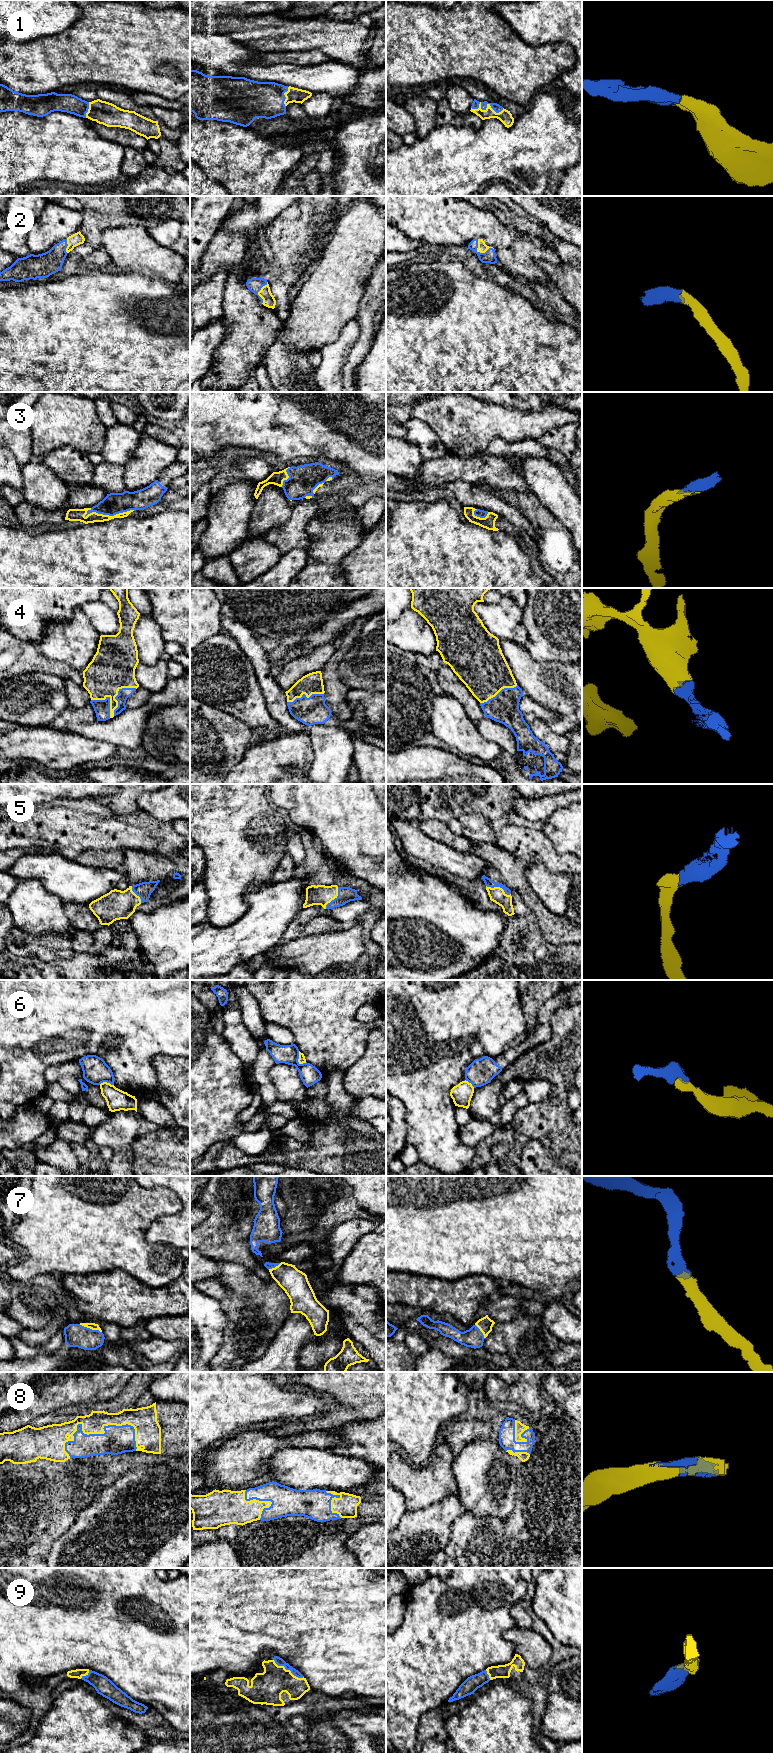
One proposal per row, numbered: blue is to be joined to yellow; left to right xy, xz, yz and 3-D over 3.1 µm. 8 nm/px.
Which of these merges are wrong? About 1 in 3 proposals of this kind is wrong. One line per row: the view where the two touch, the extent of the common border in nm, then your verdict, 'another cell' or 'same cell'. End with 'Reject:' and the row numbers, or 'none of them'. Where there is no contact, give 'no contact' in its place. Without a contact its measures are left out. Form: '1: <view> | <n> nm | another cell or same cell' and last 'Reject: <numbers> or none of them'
1: yz | 260 nm | same cell
2: yz | 160 nm | same cell
3: xy | 420 nm | same cell
4: xy | 300 nm | same cell
5: yz | 220 nm | same cell
6: xz | 120 nm | another cell
7: xy | 200 nm | same cell
8: xy | 600 nm | same cell
9: xz | 280 nm | same cell
Reject: 6

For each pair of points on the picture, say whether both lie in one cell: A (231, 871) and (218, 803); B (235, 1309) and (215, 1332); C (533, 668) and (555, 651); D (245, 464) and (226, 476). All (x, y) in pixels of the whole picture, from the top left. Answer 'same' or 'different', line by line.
A: same
B: different
C: different
D: same

